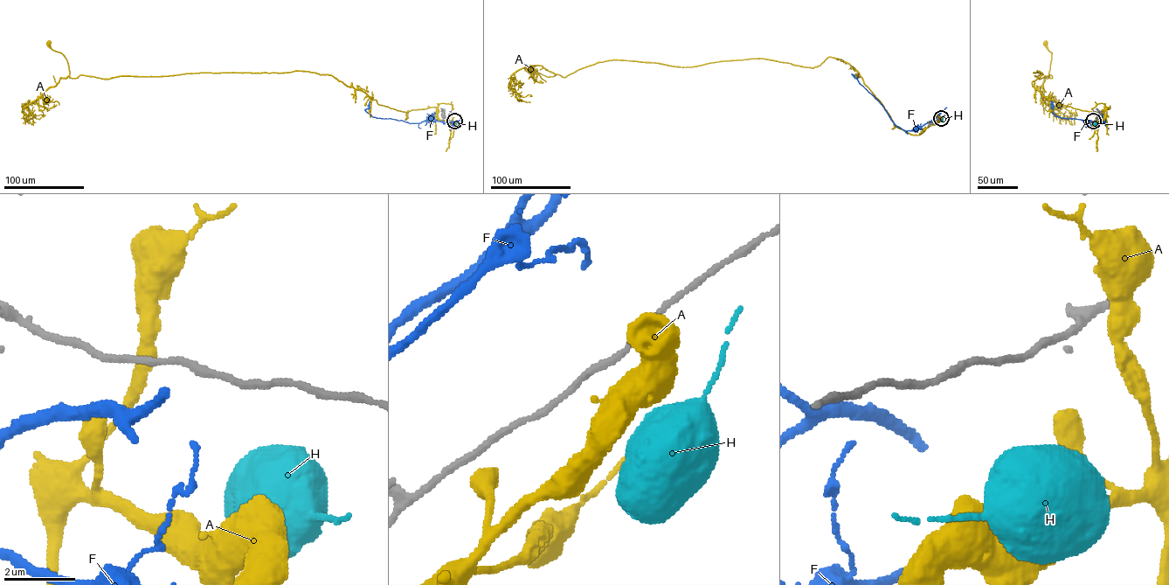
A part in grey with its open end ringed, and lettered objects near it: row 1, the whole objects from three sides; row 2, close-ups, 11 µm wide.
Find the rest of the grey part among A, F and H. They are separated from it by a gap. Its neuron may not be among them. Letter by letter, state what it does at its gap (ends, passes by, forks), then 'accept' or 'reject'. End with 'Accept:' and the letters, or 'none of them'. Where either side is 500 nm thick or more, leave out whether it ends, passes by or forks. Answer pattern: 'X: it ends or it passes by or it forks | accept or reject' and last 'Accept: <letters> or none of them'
A: reject
F: it ends | reject
H: accept
Accept: H

